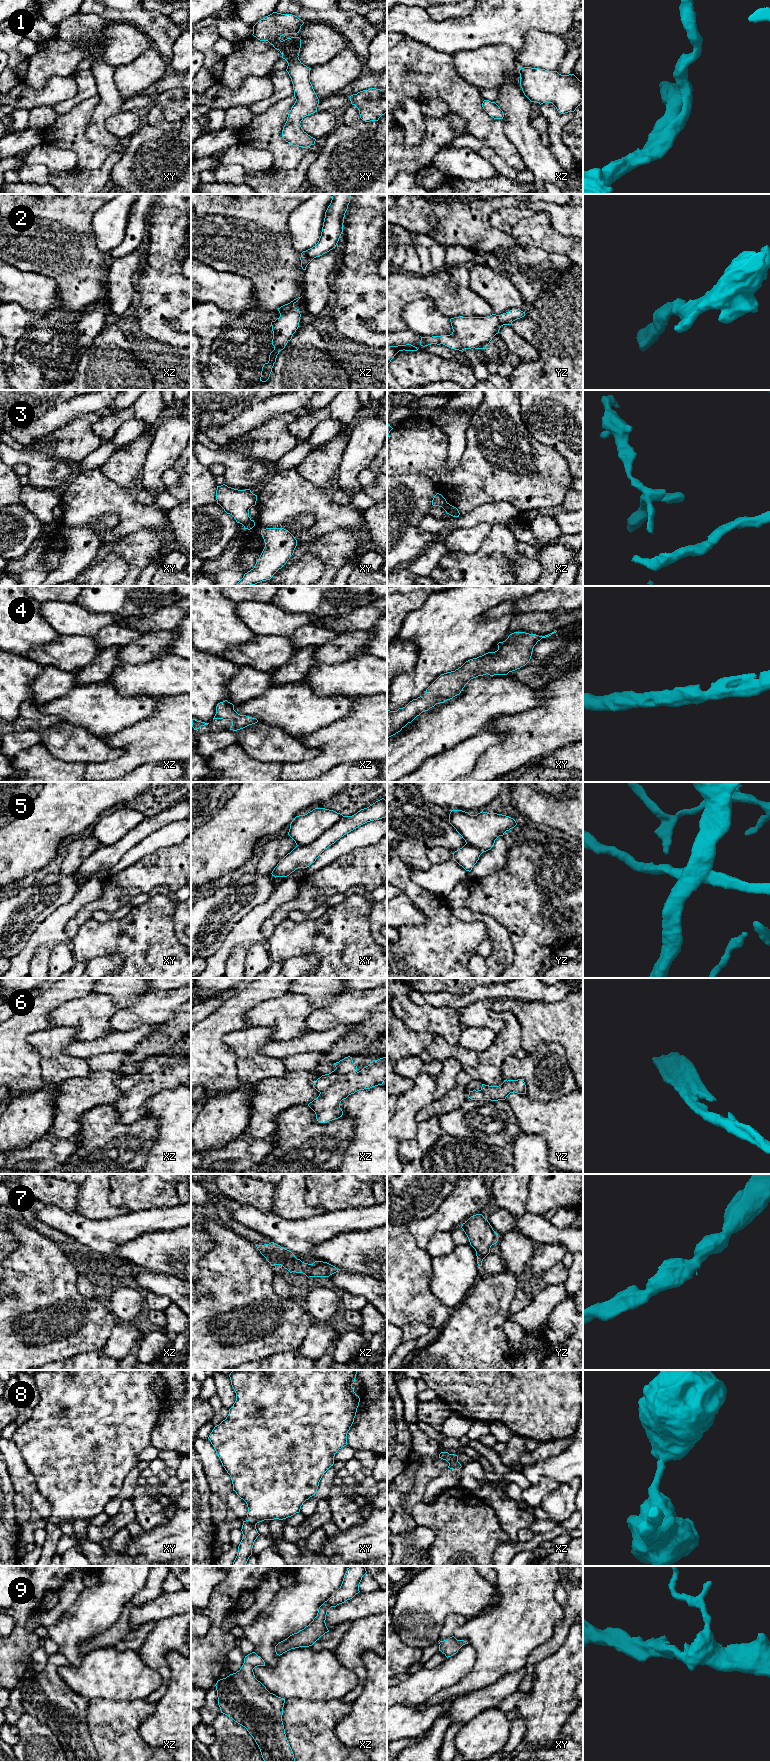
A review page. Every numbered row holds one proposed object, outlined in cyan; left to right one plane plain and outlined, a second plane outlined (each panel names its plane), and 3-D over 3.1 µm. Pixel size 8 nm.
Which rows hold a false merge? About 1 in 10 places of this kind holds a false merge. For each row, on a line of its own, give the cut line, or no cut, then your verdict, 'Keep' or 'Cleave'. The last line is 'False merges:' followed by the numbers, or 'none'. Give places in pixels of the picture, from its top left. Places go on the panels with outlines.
1: No split. Keep
2: No split. Keep
3: Split along xy (251, 520), (244, 527). Cleave
4: No split. Keep
5: No split. Keep
6: No split. Keep
7: No split. Keep
8: No split. Keep
9: No split. Keep
False merges: 3

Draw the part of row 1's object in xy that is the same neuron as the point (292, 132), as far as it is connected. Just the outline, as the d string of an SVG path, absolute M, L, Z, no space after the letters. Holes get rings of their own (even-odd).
M273 12L253 26L252 35L260 41L268 41L288 63L286 71L291 78L296 101L288 113L282 137L293 146L307 148L314 145L316 139L308 135L300 123L304 117L317 112L319 99L310 82L311 68L304 65L298 57L301 39L291 37L280 40L284 34L299 33L303 24L295 15Z

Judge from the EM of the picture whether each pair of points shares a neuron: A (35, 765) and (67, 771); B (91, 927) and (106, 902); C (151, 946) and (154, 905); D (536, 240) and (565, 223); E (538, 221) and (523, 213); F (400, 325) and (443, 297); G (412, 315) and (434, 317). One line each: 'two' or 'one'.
A: one
B: two
C: one
D: two
E: two
F: one
G: one

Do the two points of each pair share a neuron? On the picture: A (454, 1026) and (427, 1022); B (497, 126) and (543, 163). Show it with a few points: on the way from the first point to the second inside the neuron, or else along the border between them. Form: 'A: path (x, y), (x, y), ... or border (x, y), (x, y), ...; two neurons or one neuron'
A: path (447, 1025), (444, 1022), (434, 1022); one neuron
B: border (502, 119), (504, 121), (504, 133), (518, 152); two neurons

